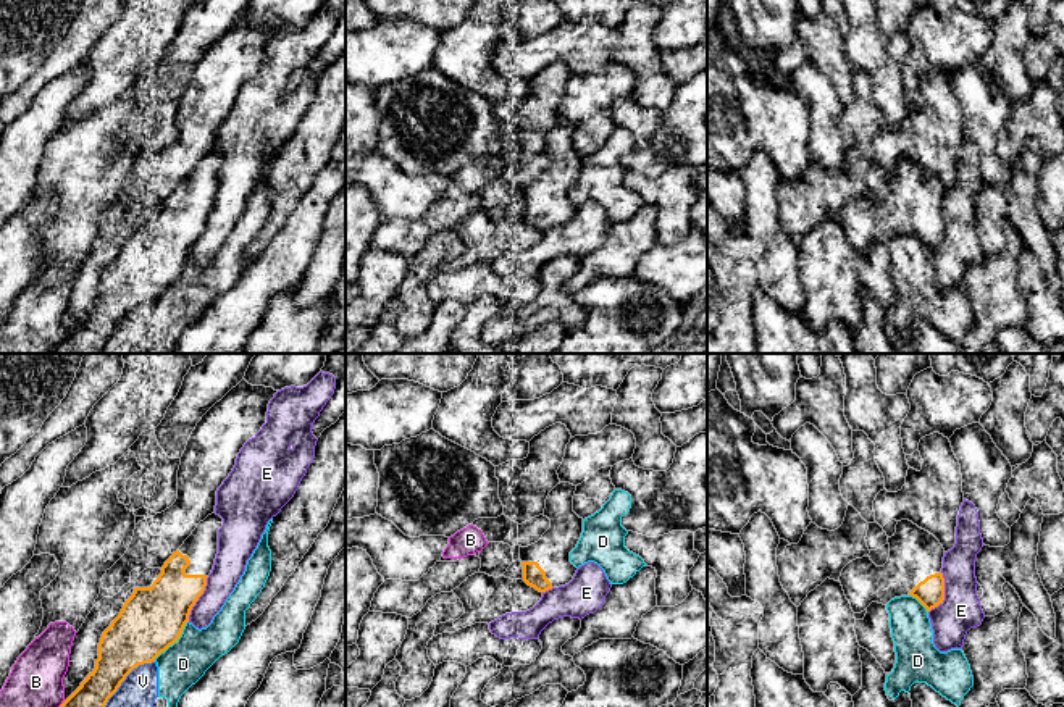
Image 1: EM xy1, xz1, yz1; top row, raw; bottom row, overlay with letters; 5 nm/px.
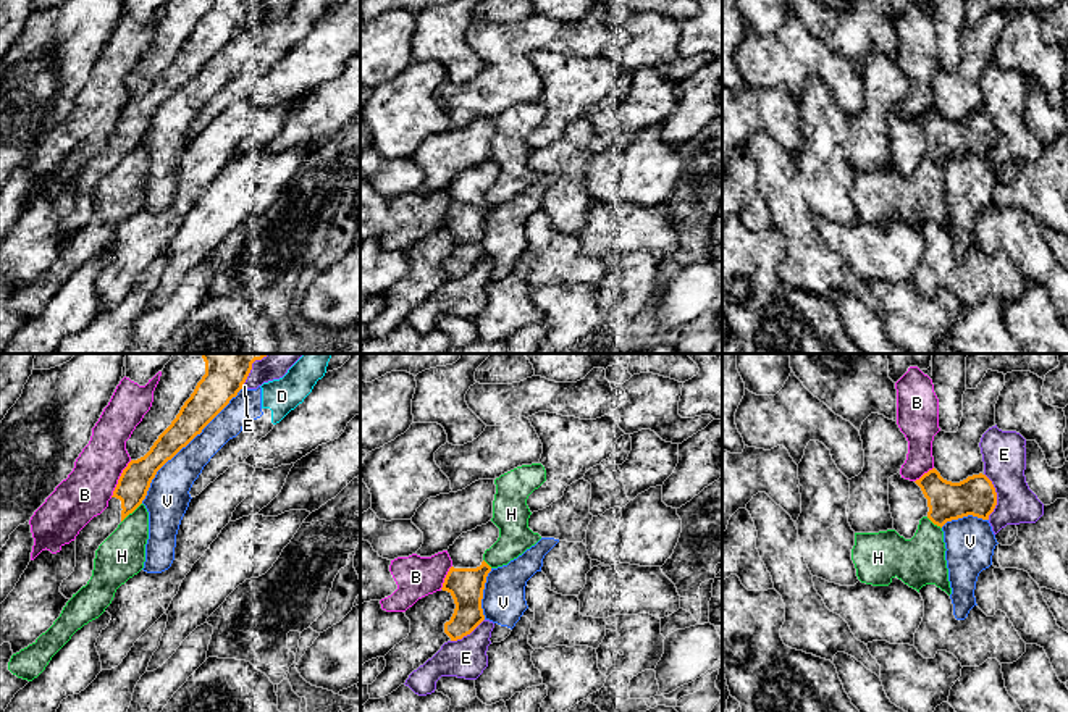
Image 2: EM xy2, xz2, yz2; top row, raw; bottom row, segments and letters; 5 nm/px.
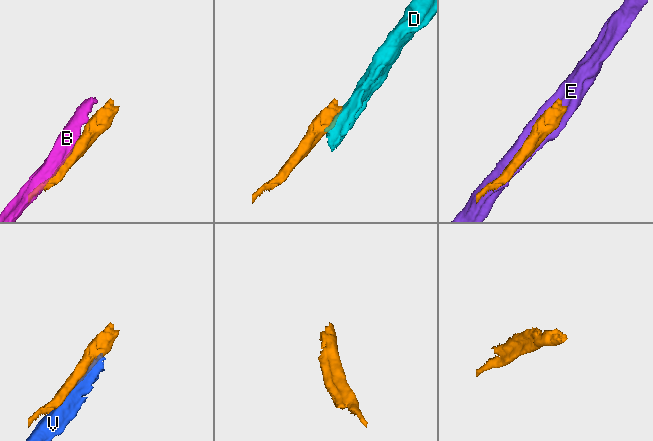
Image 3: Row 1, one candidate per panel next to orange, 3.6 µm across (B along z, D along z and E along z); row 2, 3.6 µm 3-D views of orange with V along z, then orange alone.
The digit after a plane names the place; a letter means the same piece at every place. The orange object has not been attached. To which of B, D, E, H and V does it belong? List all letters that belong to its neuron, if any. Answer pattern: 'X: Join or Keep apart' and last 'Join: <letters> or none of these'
B: Keep apart
D: Keep apart
E: Keep apart
H: Keep apart
V: Keep apart
Join: none of these

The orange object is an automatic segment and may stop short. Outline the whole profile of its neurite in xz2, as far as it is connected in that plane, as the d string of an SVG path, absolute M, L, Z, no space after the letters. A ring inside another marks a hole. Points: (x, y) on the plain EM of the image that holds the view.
M488 160L472 170L462 171L448 192L452 199L443 229L448 229L456 242L454 252L444 262L444 271L451 279L470 273L483 258L483 228L491 205L483 199L483 192L499 176L499 166Z

